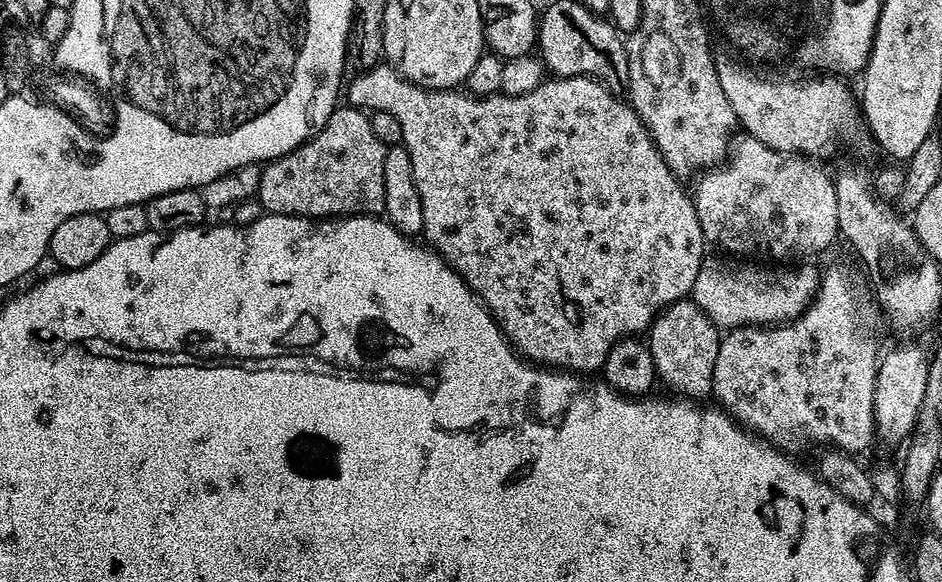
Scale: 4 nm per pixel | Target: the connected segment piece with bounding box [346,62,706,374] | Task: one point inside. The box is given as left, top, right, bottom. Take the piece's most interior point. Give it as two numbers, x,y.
556,207

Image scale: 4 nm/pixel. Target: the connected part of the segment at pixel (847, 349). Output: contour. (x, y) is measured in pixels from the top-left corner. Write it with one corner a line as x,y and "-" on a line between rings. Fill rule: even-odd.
832,264
828,269
823,269
820,278
820,291
816,293
816,299
809,304
799,318
787,324
777,324
775,326
745,326
733,328
723,333
718,350
717,362
714,364
711,395
716,396
715,403
723,411
727,412
733,420
742,428
747,428
749,432
761,436
775,448
779,448
789,454
796,454
799,448
804,448
807,444
822,444
821,446
831,446
833,449
840,449
849,454
859,454
871,446
872,440
876,436
876,419
874,418
874,386
876,385
876,370
878,361
882,355
882,347
876,341
876,327
882,320
882,312
878,307
866,285
861,284
861,278
848,268
843,268
840,264

